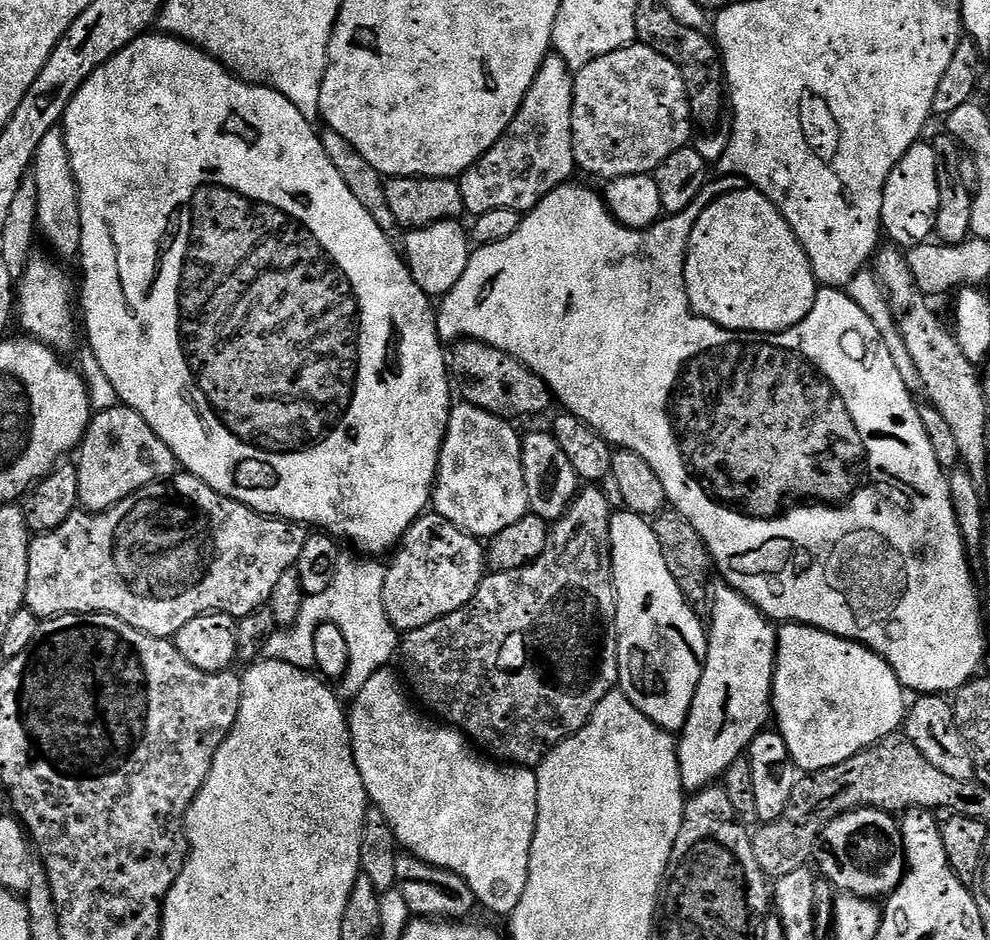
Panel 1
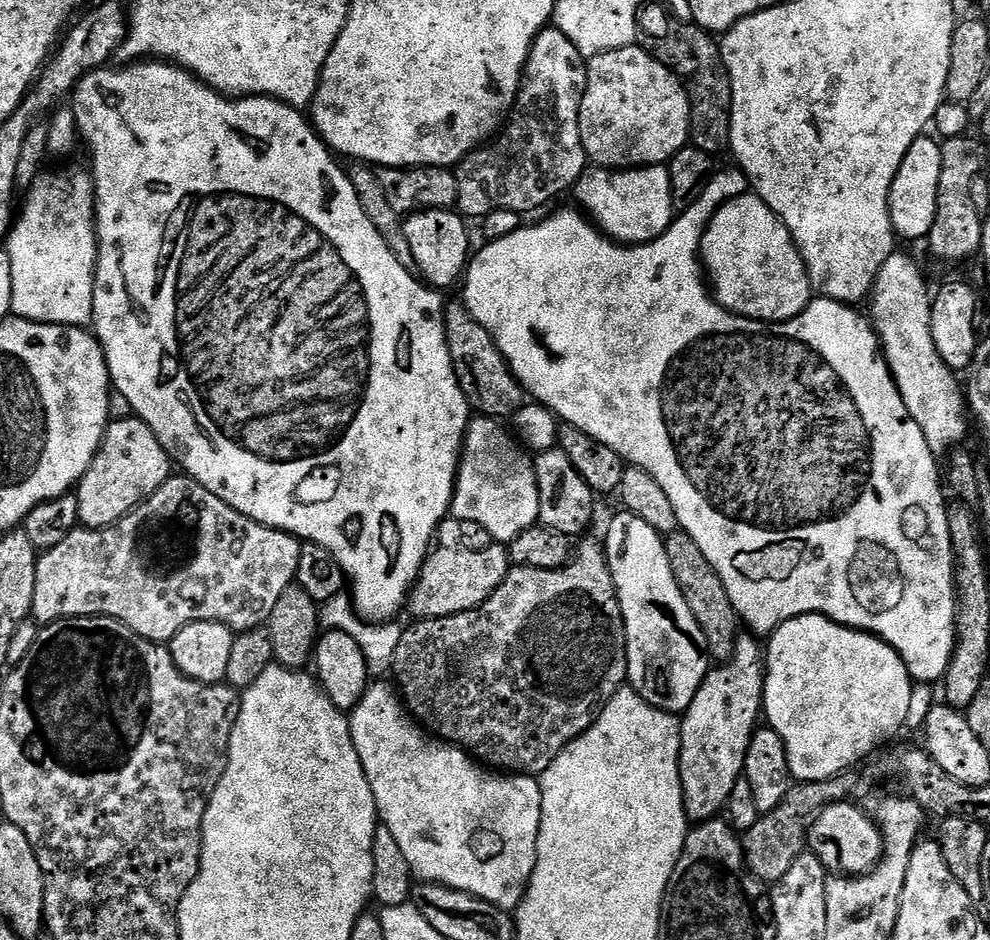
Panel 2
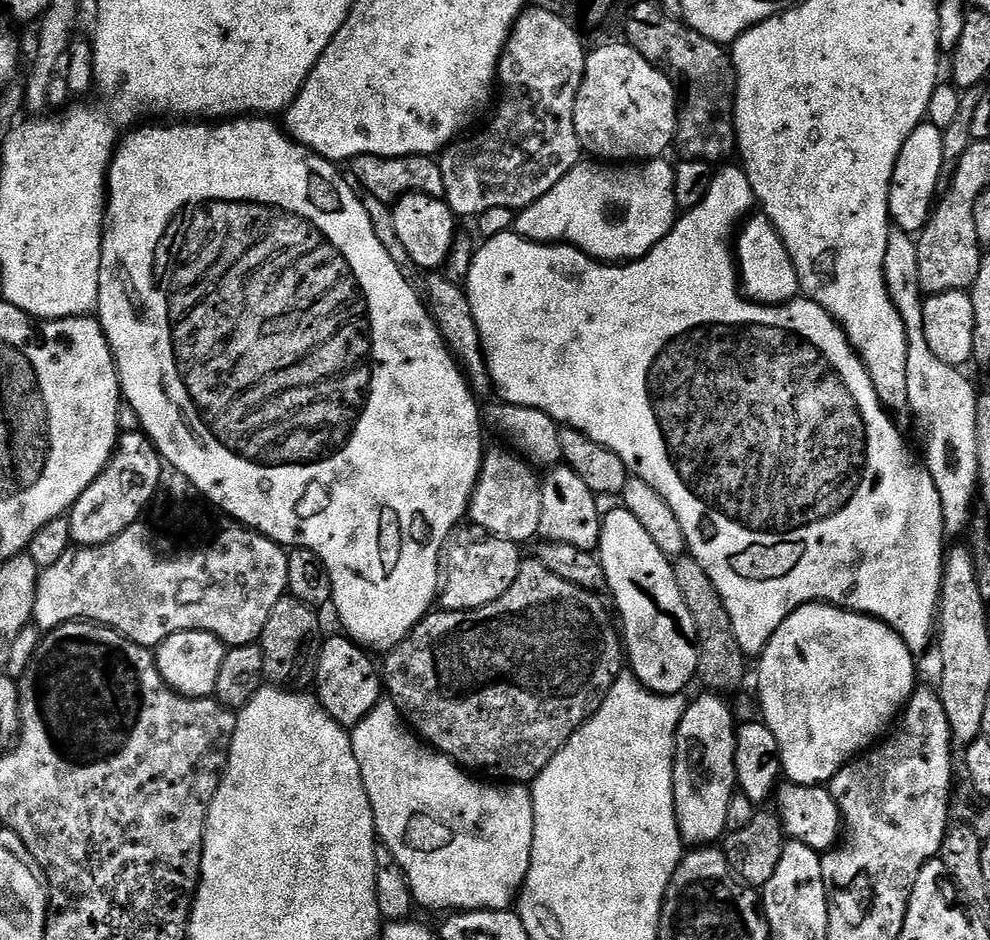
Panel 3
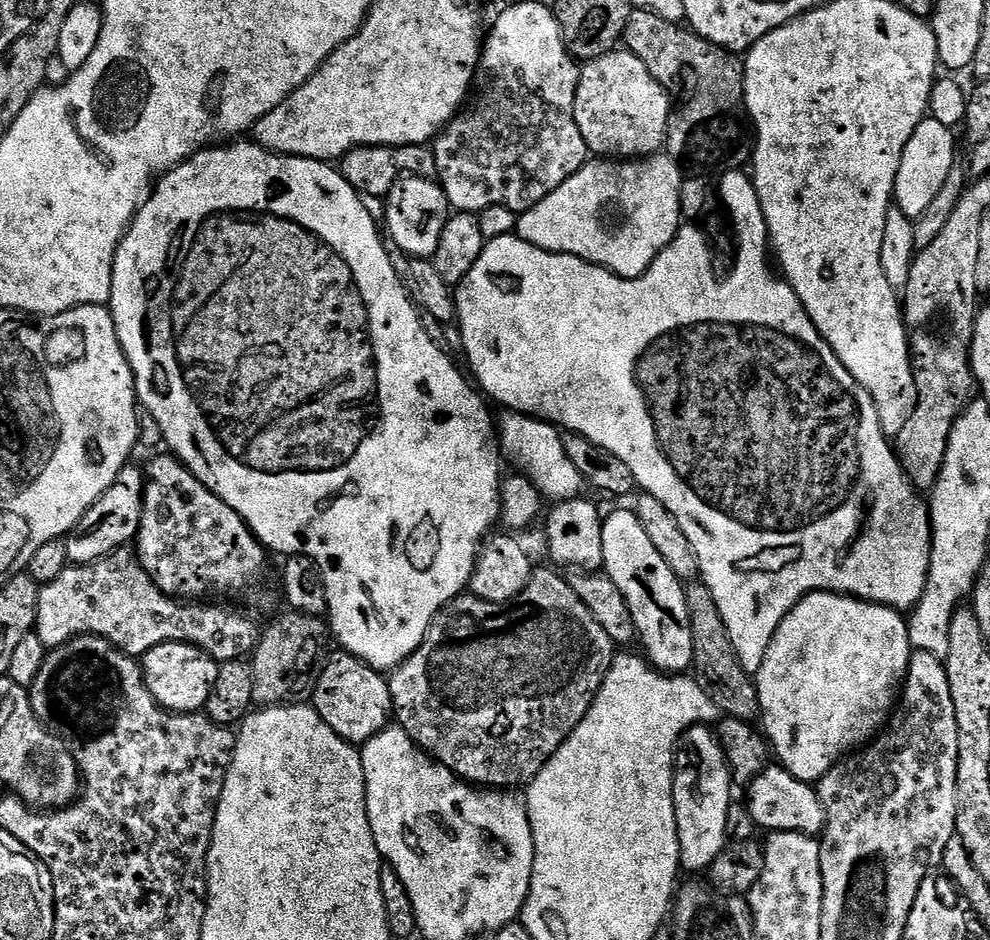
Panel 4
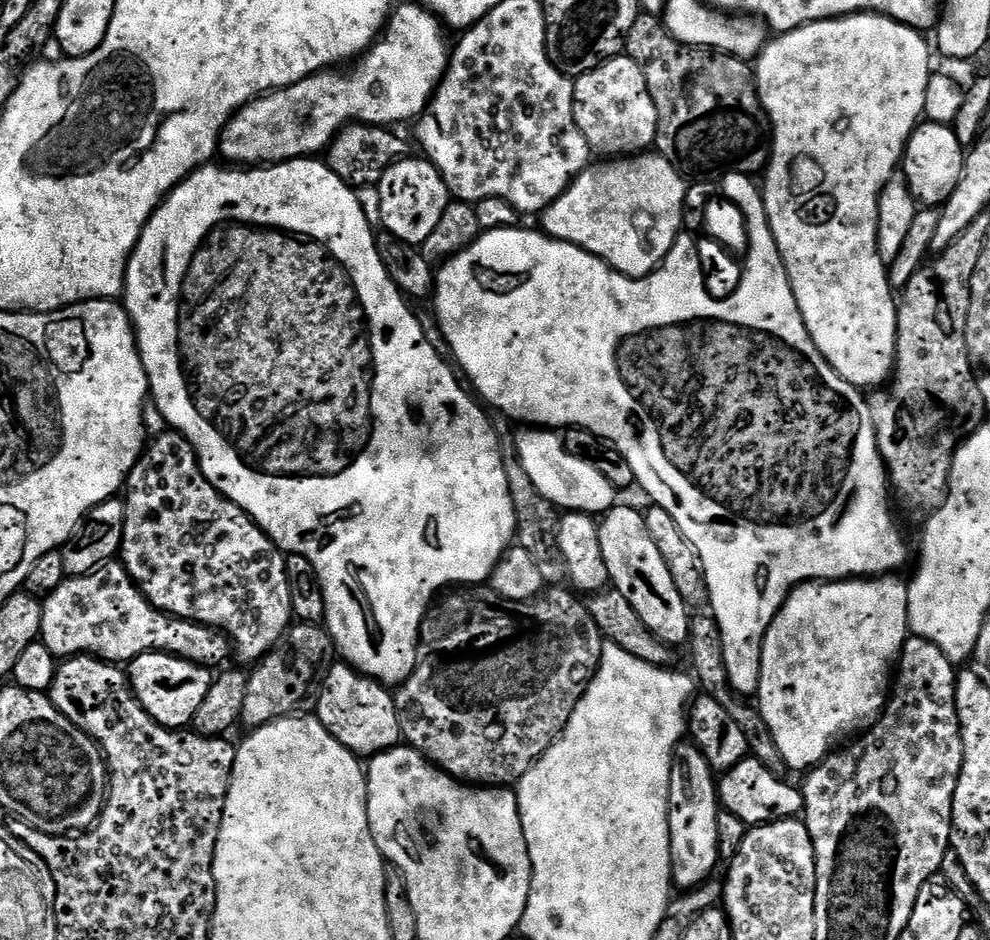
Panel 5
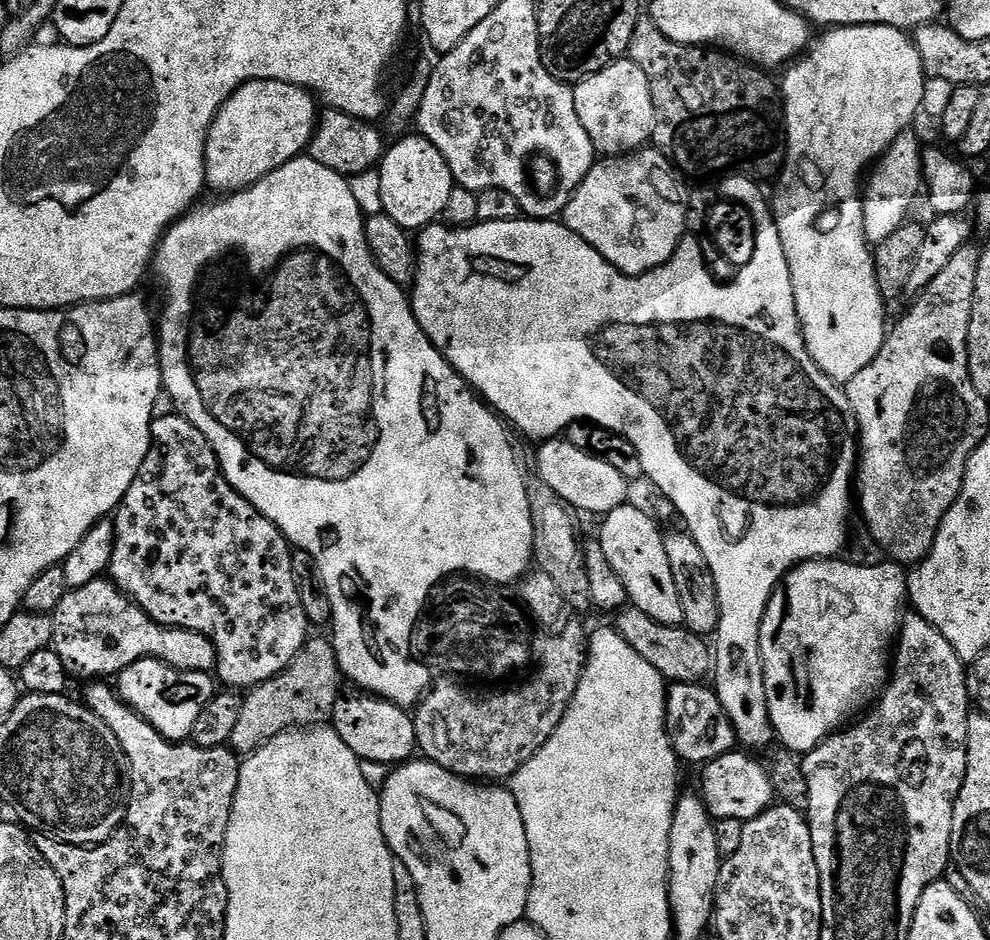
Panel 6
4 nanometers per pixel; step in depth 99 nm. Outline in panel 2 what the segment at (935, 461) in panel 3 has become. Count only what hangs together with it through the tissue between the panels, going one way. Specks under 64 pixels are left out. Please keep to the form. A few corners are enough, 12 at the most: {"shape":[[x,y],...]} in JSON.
{"shape":[[893,252],[871,323],[930,450],[961,443],[966,400],[931,337],[924,272]]}

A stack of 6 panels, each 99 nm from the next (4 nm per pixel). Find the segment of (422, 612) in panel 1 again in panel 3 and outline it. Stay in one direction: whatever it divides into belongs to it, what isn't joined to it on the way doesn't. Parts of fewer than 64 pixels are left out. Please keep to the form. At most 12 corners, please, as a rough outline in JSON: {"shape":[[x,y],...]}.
{"shape":[[521,545],[447,549],[441,609],[469,612],[514,586]]}

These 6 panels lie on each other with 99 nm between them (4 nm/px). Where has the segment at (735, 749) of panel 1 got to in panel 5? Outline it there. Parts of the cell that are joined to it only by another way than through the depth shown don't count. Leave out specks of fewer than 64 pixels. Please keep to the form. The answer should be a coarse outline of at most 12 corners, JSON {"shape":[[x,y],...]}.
{"shape":[[691,742],[672,754],[672,883],[697,888],[718,854],[718,776]]}

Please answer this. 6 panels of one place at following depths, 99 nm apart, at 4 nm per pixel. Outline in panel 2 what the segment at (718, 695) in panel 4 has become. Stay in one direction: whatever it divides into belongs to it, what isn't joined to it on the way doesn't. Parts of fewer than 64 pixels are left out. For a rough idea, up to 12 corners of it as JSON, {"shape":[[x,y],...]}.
{"shape":[[665,537],[674,580],[709,657],[733,656],[740,624],[698,544]]}

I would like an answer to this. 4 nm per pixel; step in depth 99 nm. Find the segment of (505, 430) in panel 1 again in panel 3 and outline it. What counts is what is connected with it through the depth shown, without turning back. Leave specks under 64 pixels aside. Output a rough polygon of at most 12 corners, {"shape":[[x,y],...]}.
{"shape":[[489,449],[469,519],[497,539],[539,535],[541,479]]}

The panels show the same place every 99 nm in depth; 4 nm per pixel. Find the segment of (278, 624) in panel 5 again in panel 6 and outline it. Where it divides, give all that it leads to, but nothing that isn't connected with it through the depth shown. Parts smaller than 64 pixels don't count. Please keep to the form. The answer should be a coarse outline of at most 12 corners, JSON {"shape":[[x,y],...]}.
{"shape":[[185,416],[114,513],[112,583],[225,689],[310,638],[292,545]]}

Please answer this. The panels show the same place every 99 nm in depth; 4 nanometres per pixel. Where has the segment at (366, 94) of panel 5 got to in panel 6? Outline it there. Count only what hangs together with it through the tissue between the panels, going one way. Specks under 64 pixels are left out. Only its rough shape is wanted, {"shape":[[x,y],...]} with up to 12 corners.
{"shape":[[246,82],[208,131],[204,178],[243,192],[312,141],[318,100]]}

